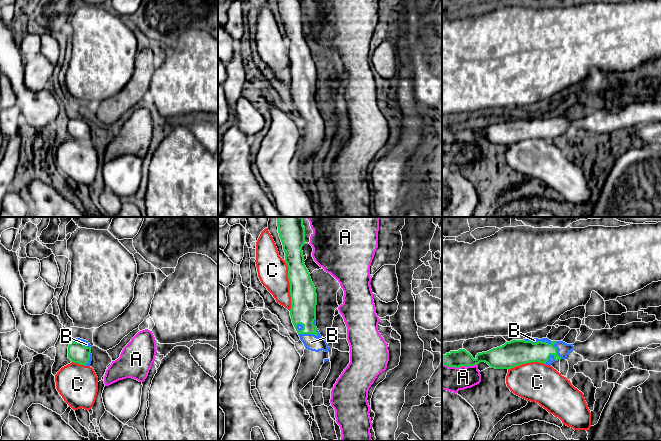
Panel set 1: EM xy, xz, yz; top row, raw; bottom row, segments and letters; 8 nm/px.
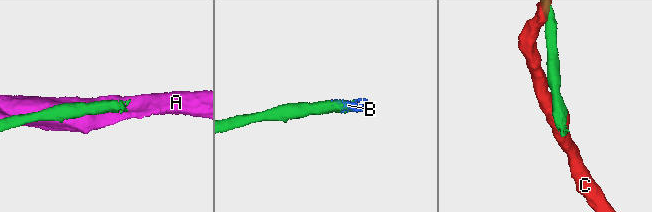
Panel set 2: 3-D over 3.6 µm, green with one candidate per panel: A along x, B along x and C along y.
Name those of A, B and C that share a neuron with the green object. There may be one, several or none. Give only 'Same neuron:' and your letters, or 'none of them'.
Same neuron: B

